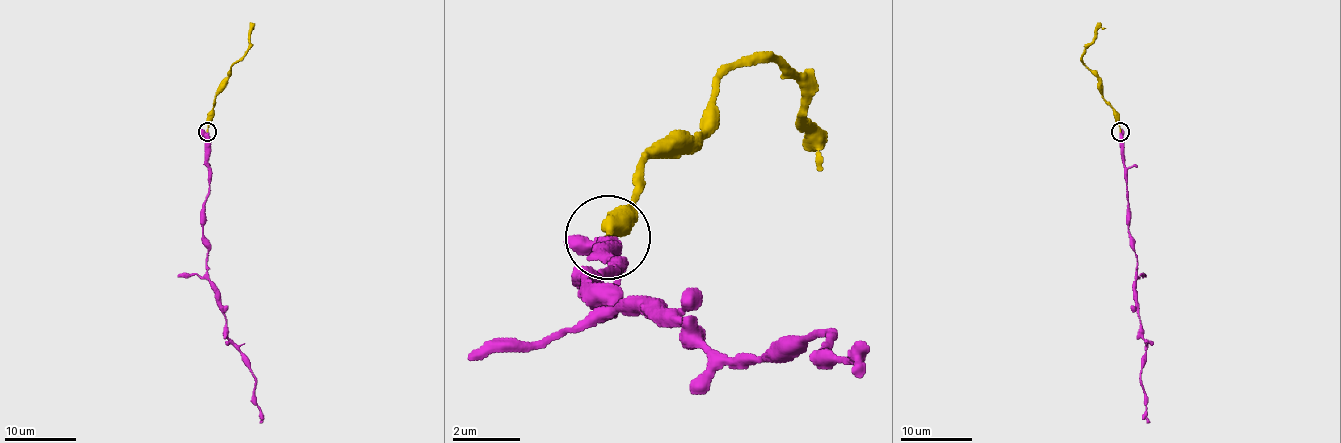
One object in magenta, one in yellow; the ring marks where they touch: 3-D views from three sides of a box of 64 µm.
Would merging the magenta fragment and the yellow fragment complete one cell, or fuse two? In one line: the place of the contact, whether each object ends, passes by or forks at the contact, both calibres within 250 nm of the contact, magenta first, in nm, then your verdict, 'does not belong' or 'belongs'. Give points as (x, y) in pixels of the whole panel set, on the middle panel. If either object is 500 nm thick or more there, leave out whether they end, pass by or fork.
at (607, 237); magenta passes by; yellow ends there; 400 nm thick on the magenta side, 160 nm on the other; belongs

